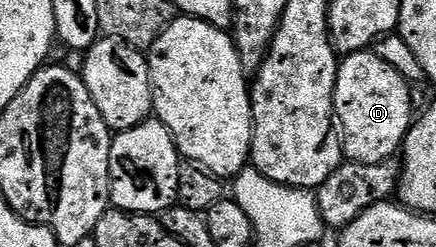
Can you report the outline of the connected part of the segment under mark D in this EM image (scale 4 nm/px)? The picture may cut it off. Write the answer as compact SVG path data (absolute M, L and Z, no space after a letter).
M373 52L349 54L340 61L335 85L335 117L346 161L381 164L400 153L413 121L410 88L408 79L402 78Z

